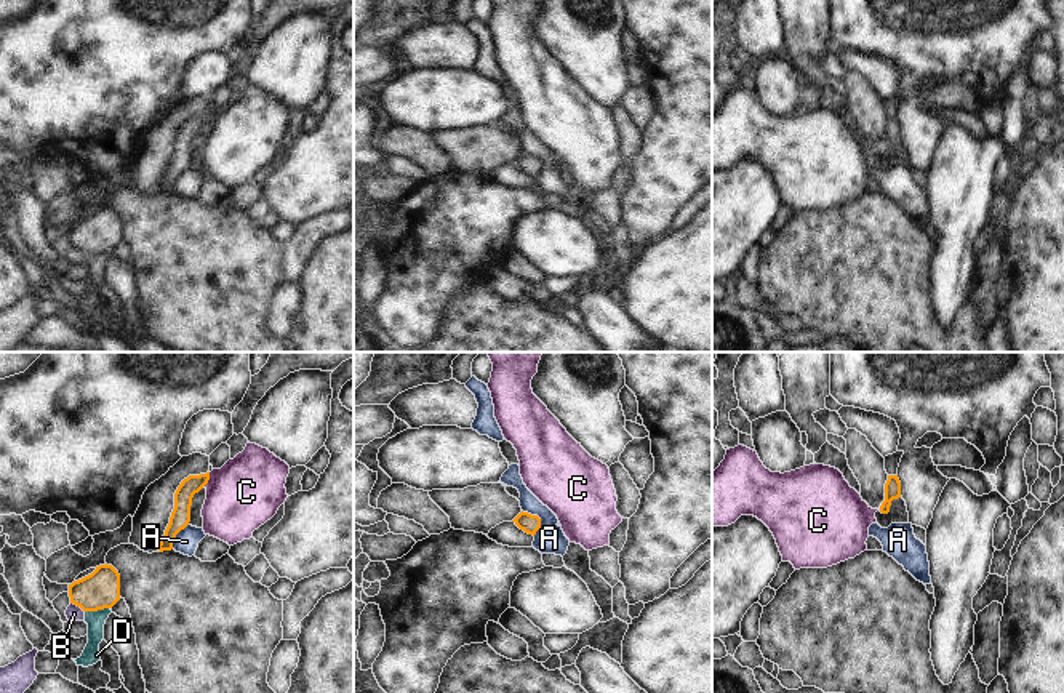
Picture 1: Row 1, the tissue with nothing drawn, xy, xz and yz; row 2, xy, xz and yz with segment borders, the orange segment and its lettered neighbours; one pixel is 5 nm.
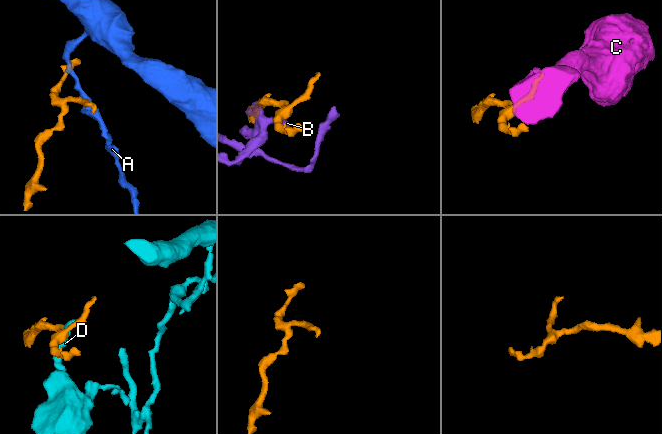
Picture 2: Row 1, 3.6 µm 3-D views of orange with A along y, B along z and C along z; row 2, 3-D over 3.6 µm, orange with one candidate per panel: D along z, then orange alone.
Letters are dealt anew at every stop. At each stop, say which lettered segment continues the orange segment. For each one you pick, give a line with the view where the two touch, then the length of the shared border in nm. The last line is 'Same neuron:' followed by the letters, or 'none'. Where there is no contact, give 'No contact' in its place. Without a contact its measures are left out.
Same neuron: none.

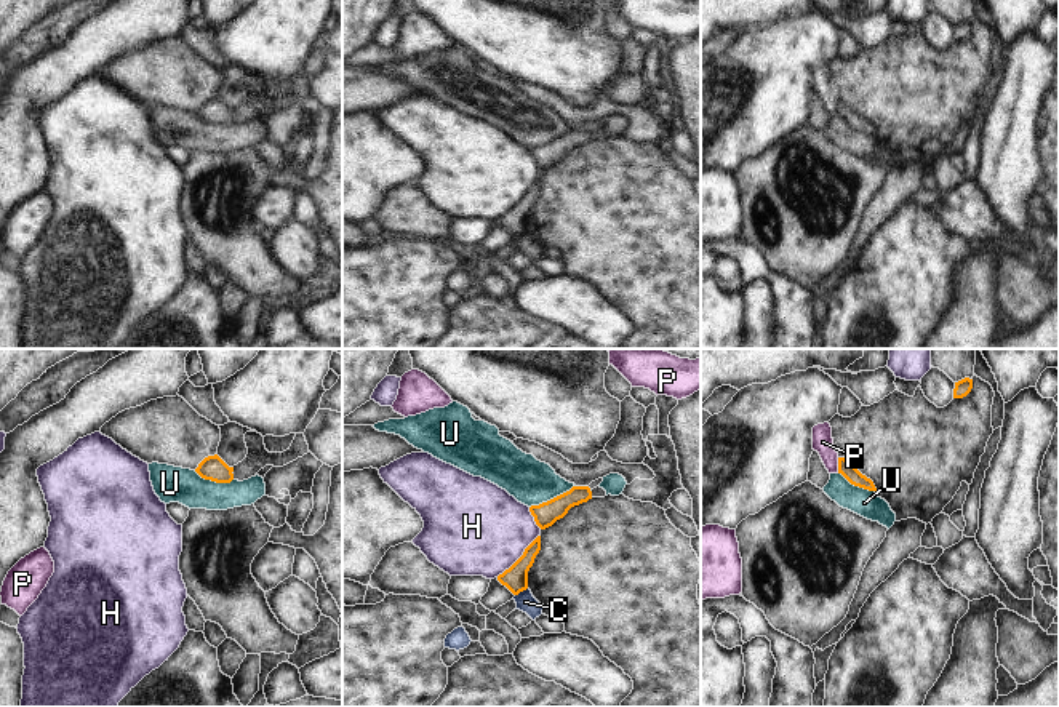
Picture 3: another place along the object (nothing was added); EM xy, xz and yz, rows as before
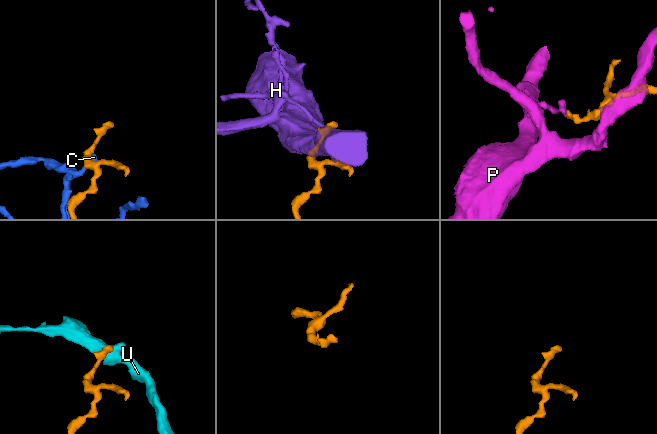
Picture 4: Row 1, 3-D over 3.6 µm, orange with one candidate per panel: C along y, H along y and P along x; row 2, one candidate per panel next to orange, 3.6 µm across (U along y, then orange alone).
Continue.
Same neuron: none.

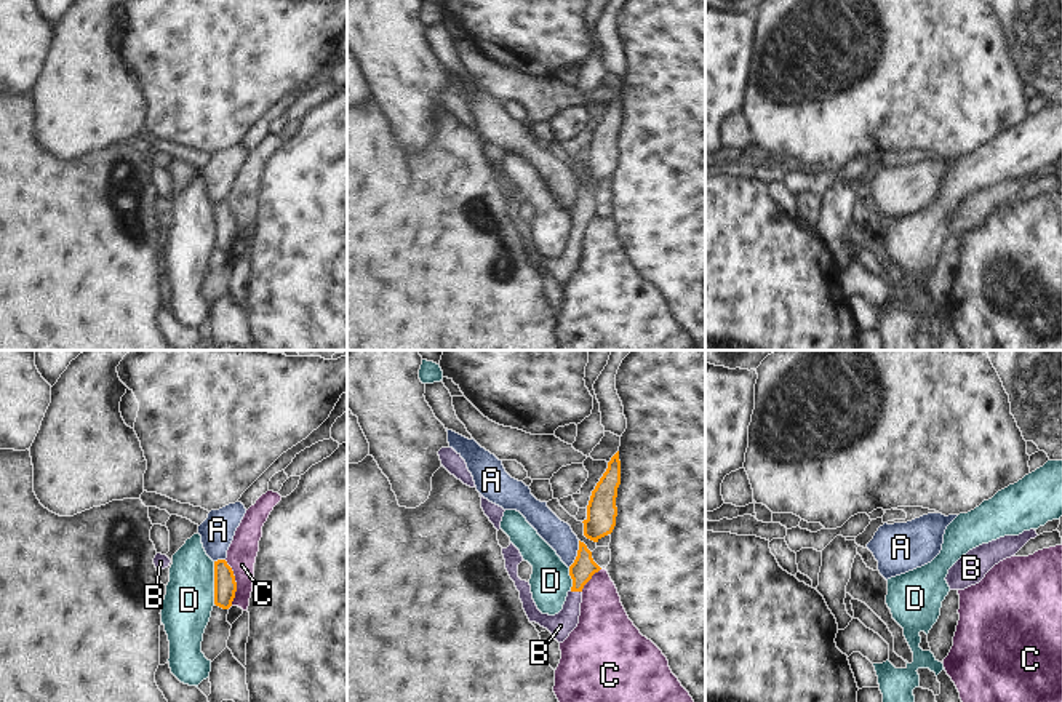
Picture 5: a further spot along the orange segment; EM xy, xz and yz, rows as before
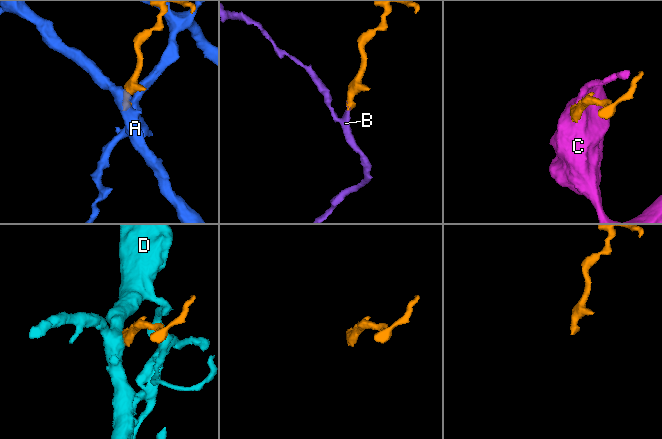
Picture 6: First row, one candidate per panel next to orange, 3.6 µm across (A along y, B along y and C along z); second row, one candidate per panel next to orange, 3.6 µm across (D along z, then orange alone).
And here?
B: Touches orange in xz. Shared border 60 nm
Same neuron: B.

